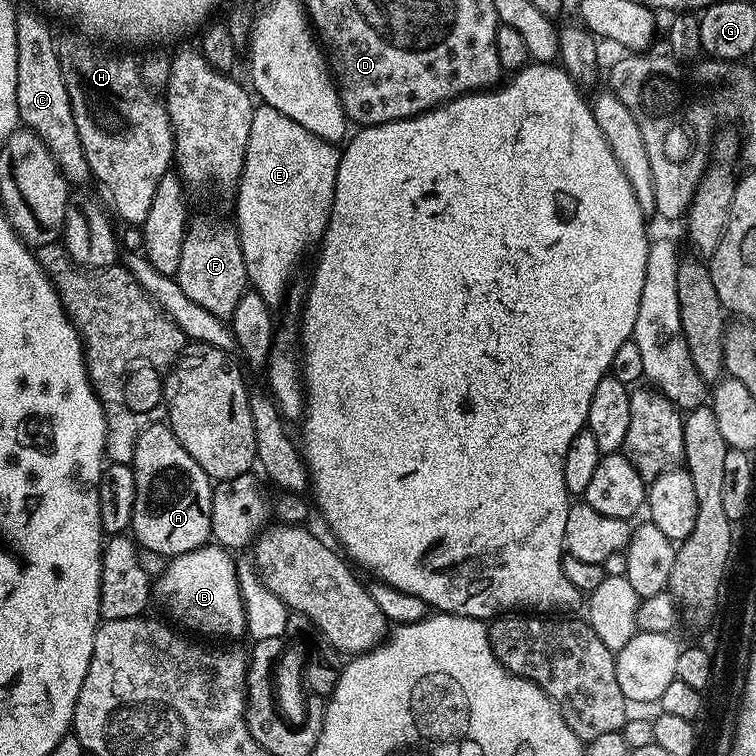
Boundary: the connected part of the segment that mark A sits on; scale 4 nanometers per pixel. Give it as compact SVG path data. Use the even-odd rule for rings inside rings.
M153 422L143 428L138 434L132 463L130 465L134 476L134 510L132 511L131 529L135 532L137 545L148 552L157 552L163 558L181 556L195 548L203 548L212 540L212 490L213 481L204 473L202 466L186 454L182 442L172 433L164 422Z

